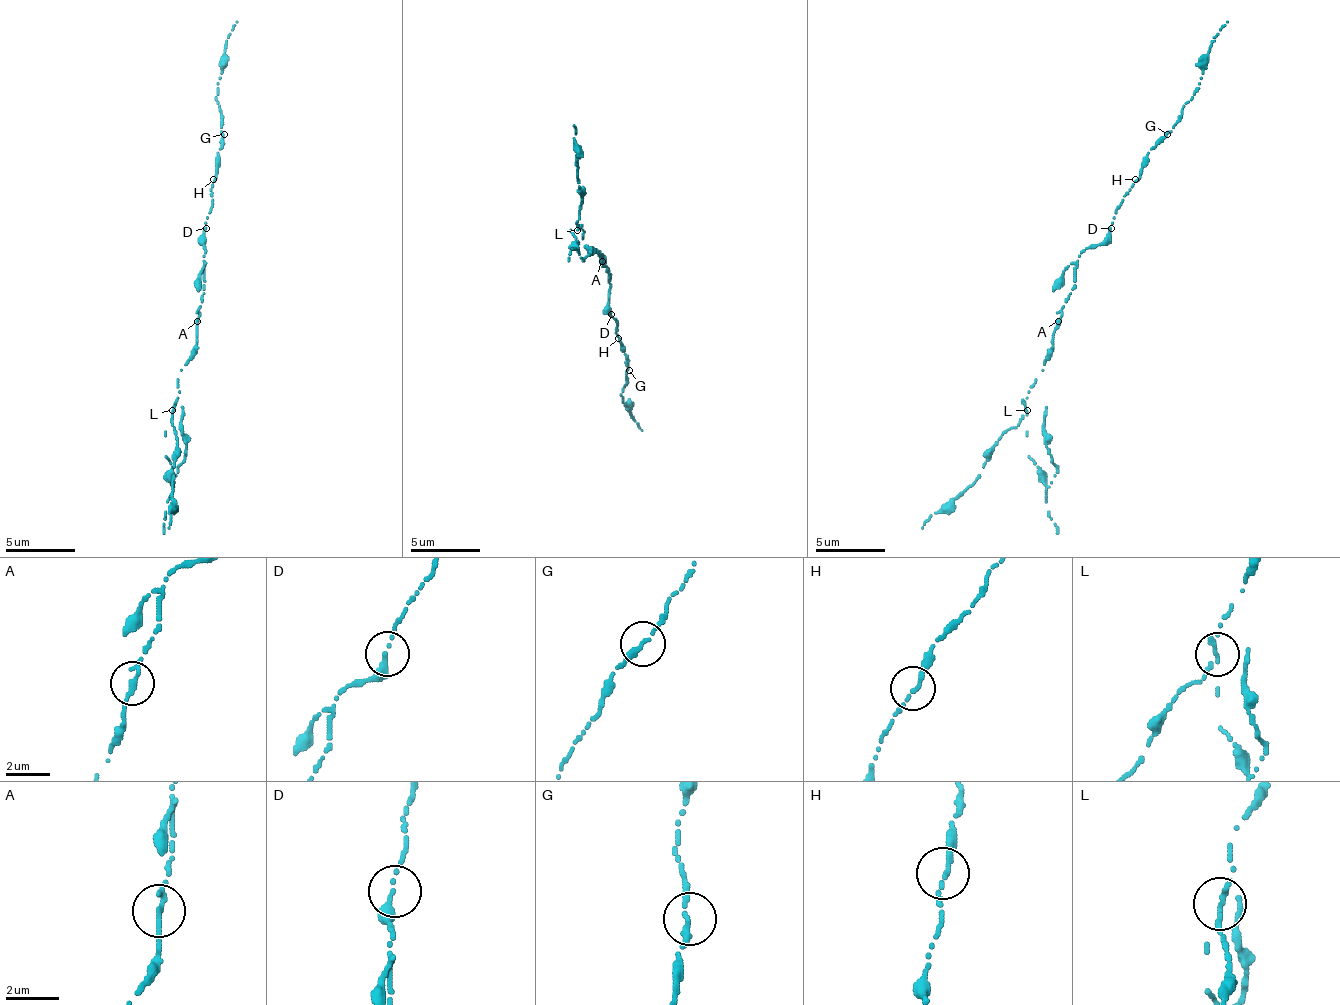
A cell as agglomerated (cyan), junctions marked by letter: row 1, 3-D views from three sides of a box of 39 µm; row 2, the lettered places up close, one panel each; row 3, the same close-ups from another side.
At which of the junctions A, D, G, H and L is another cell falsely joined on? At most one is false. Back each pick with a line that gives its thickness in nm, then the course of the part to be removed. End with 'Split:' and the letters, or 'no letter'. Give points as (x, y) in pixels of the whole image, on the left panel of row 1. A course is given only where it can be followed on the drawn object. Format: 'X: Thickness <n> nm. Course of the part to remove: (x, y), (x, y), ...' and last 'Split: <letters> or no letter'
L: Thickness 240 nm. Course of the part to remove: (171, 409), (171, 416), (182, 423), (185, 458), (175, 475), (175, 486), (164, 454), (164, 430)
Split: L

